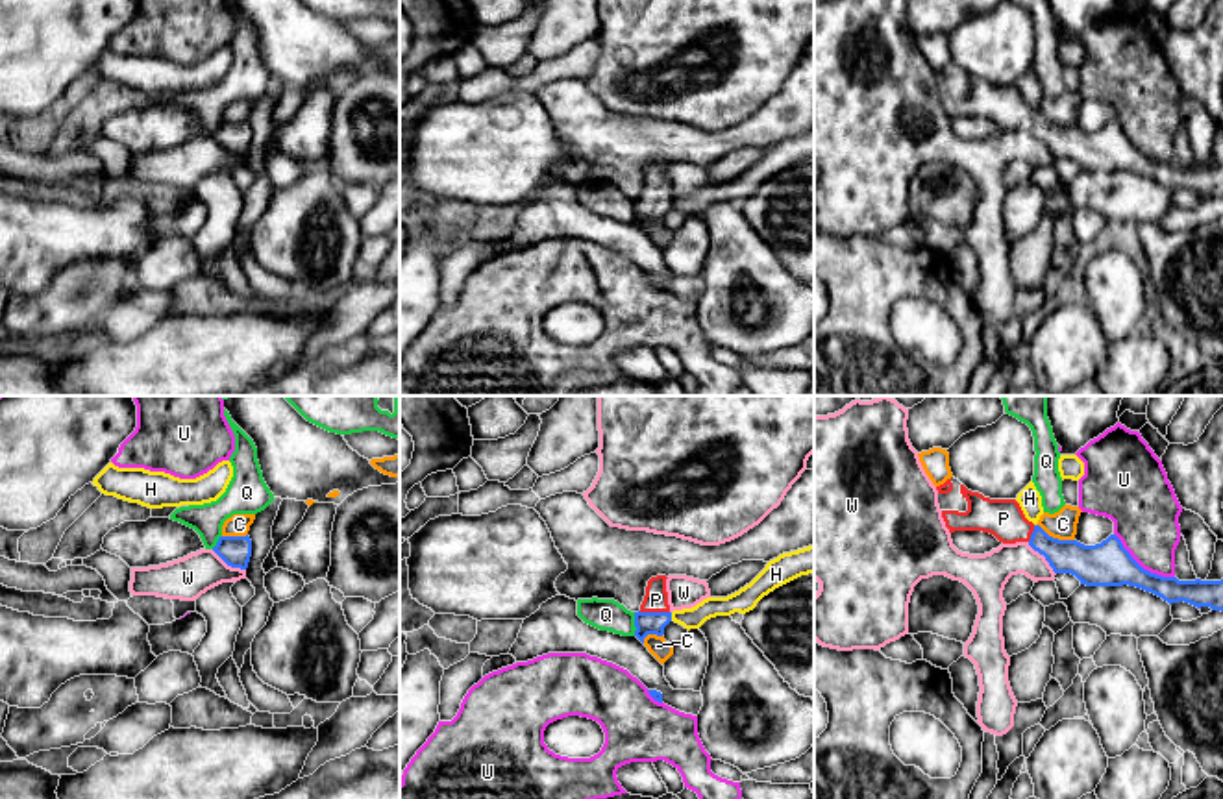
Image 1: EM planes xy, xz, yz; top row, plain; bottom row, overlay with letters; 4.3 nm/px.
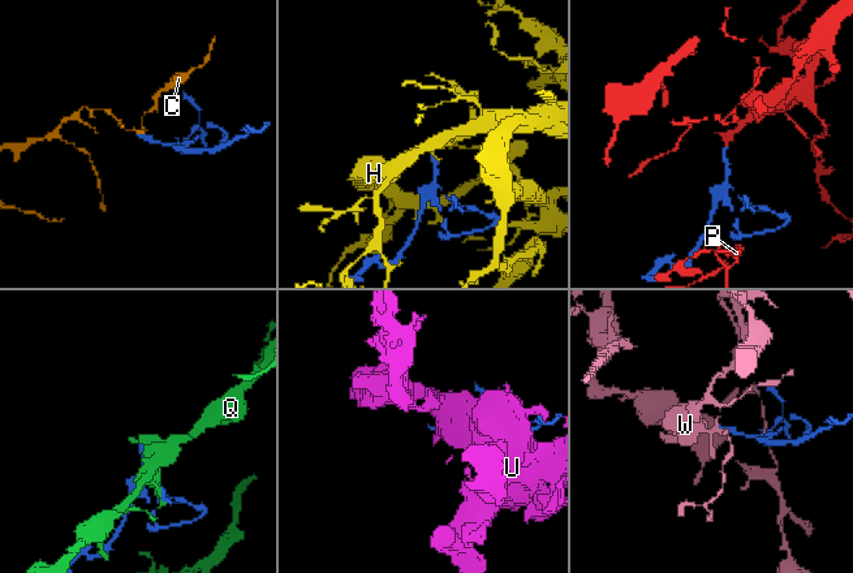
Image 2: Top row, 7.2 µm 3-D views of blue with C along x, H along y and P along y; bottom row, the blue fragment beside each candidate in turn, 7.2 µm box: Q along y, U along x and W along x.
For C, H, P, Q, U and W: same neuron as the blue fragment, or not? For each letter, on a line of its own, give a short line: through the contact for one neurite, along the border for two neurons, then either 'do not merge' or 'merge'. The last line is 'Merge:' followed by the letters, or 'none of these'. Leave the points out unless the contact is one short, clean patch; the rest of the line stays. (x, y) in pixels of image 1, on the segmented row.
C: line yz (1037, 524), (1053, 537), (1074, 540); do not merge
H: line xz (670, 613), (672, 620); do not merge
P: line xz (646, 624), (654, 613), (655, 600); merge
Q: do not merge
U: do not merge
W: line yz (1027, 542), (1055, 574); do not merge
Merge: P

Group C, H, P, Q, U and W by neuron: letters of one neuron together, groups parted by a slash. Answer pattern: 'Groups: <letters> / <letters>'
Groups: C / H / P / Q / U / W

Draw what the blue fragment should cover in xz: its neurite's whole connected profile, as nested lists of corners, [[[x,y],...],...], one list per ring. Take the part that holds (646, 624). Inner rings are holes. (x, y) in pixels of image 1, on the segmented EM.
[[[657,575],[648,581],[640,610],[635,612],[635,636],[642,644],[648,634],[662,636],[664,627],[672,621],[666,579],[666,575]]]

